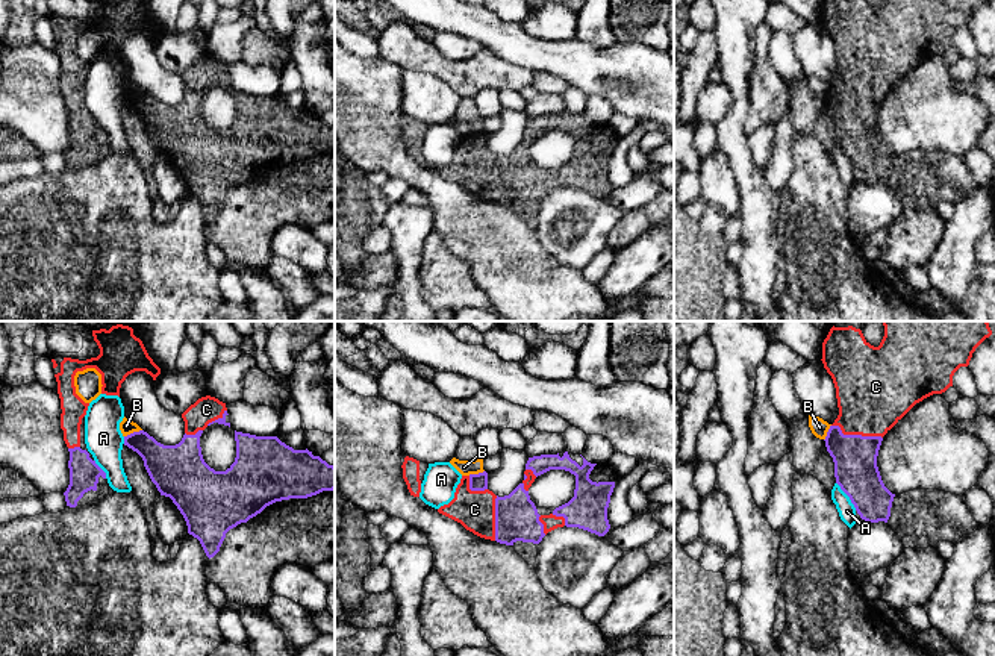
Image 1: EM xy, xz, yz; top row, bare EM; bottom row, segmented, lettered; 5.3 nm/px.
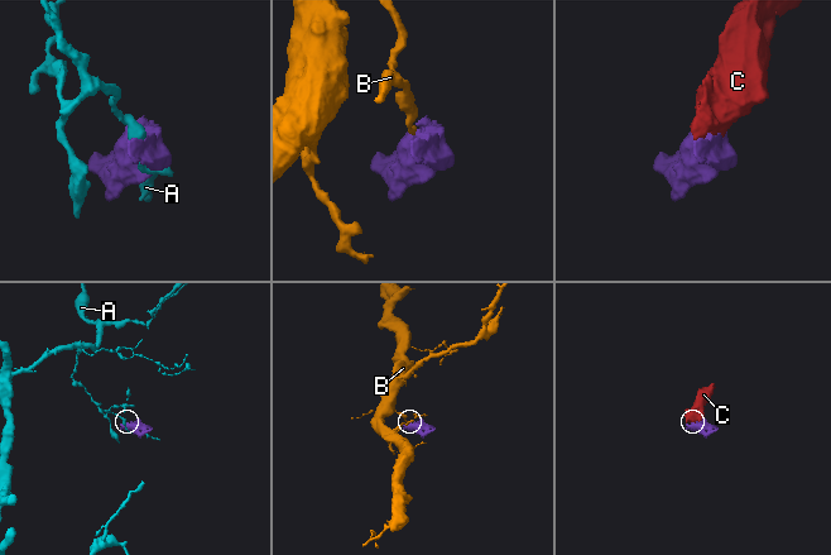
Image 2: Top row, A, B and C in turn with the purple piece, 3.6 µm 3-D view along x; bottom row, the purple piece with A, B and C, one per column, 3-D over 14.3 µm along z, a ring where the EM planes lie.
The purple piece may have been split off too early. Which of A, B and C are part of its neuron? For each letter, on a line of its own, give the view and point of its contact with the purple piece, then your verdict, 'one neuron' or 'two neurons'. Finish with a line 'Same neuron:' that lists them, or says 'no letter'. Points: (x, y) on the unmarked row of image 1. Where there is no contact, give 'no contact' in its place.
A: meets purple in yz at (847, 155); two neurons
B: meets purple in xy at (132, 94); two neurons
C: meets purple in yz at (856, 96); one neuron
Same neuron: C

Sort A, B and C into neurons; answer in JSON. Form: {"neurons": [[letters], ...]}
{"neurons": [["A"], ["B"], ["C"]]}

